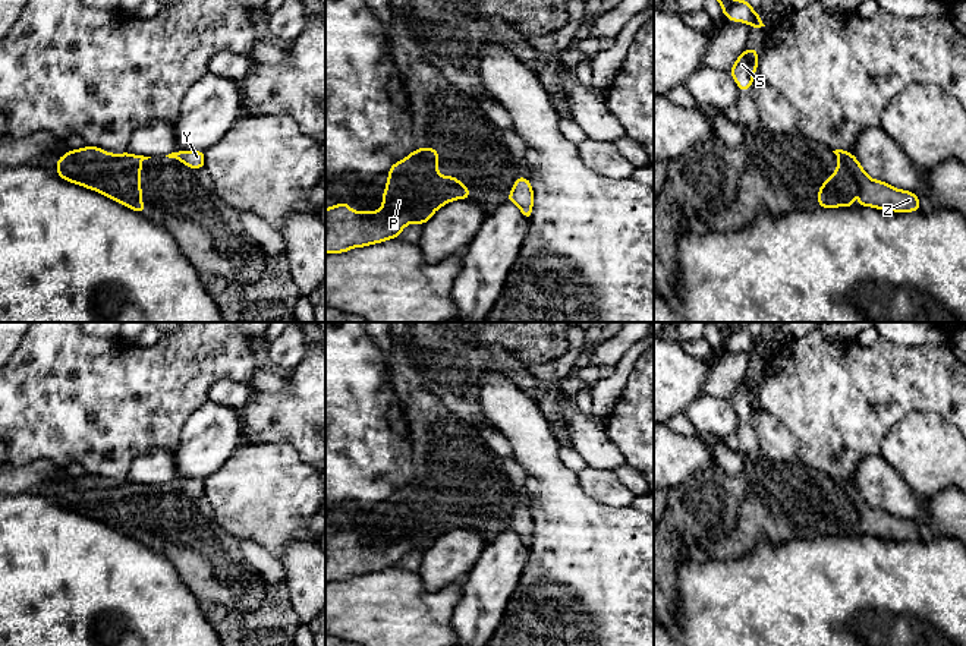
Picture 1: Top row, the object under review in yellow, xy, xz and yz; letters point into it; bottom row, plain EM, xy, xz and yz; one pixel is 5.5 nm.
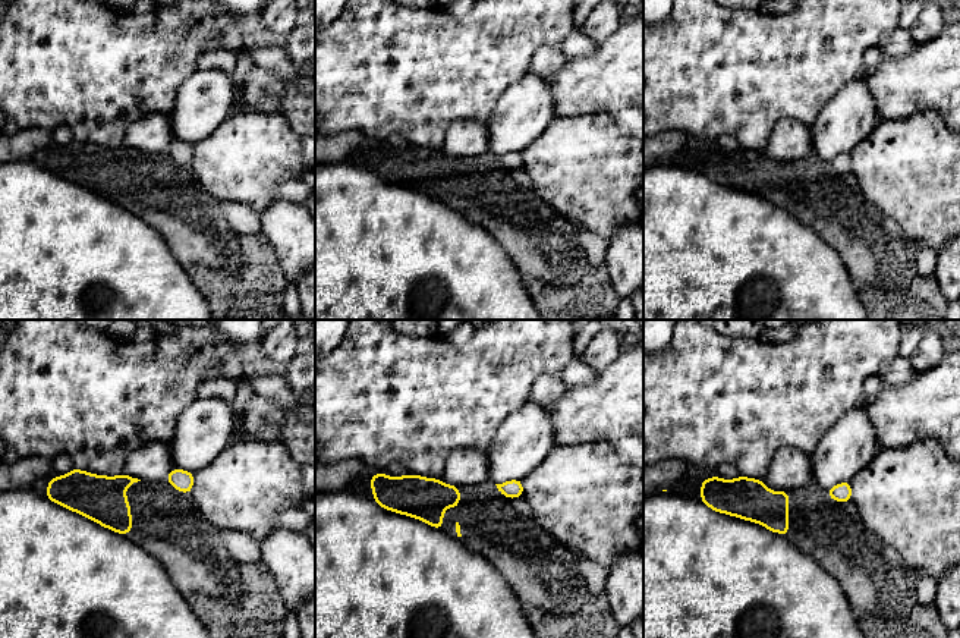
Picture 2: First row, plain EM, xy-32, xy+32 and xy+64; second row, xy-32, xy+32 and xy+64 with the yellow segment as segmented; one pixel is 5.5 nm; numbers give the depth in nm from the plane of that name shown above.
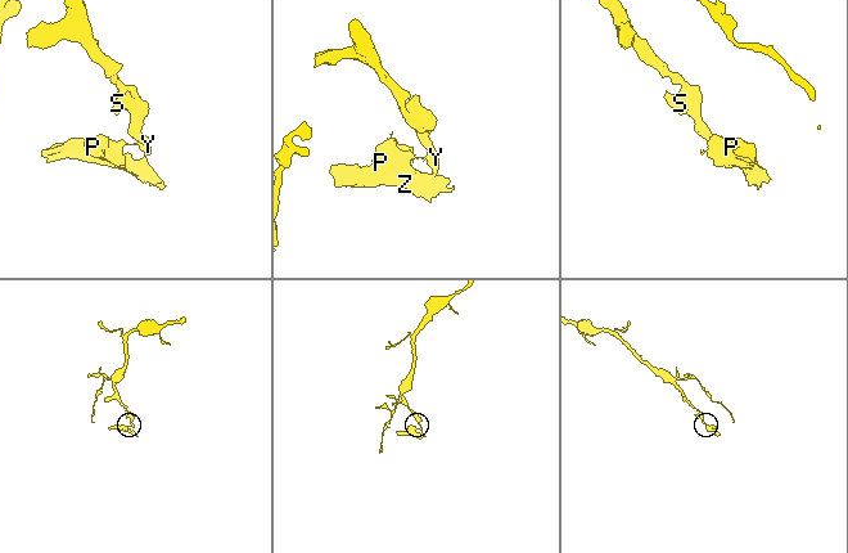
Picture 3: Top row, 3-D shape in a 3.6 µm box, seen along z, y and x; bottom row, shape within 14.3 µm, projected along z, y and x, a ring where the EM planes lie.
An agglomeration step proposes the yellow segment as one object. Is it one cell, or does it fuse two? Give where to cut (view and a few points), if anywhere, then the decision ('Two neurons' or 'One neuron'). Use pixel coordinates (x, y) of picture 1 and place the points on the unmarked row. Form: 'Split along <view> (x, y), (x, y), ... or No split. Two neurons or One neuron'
Split along xy (118, 482), (129, 491), (139, 492). Two neurons

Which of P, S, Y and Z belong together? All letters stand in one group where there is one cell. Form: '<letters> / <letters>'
P Z / S Y

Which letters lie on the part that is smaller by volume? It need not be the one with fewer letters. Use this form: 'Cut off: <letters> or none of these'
Cut off: P, Z

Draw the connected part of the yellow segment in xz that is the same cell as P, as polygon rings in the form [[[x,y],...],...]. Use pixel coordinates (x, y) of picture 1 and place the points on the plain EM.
[[[418,476],[406,486],[394,491],[383,520],[383,536],[378,539],[352,539],[349,530],[325,536],[325,582],[343,582],[352,576],[364,576],[399,565],[410,551],[424,554],[443,533],[456,527],[471,527],[469,521],[457,521],[465,511],[454,504],[438,502],[438,479]]]

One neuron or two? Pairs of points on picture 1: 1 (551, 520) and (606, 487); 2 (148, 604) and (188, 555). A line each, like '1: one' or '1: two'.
1: two
2: two

